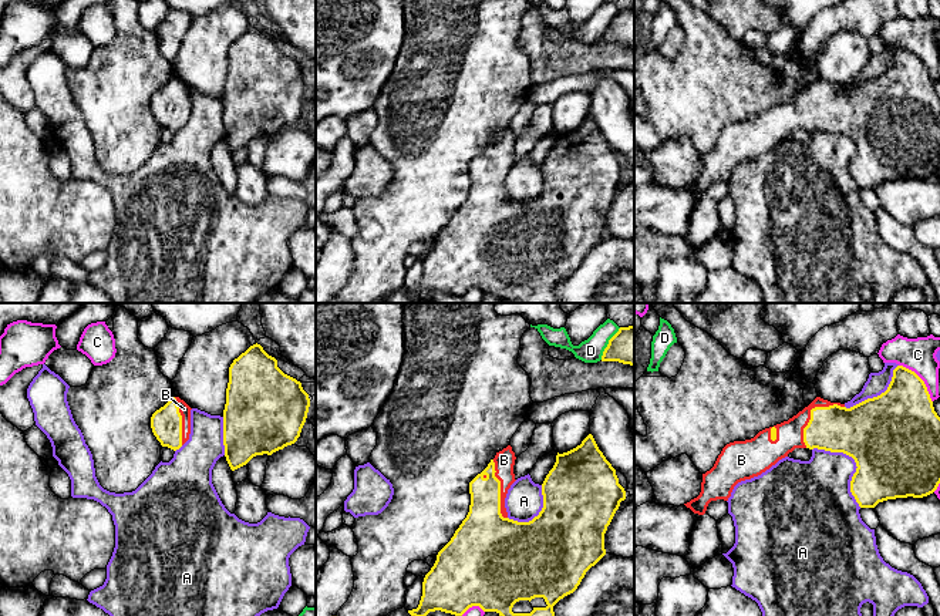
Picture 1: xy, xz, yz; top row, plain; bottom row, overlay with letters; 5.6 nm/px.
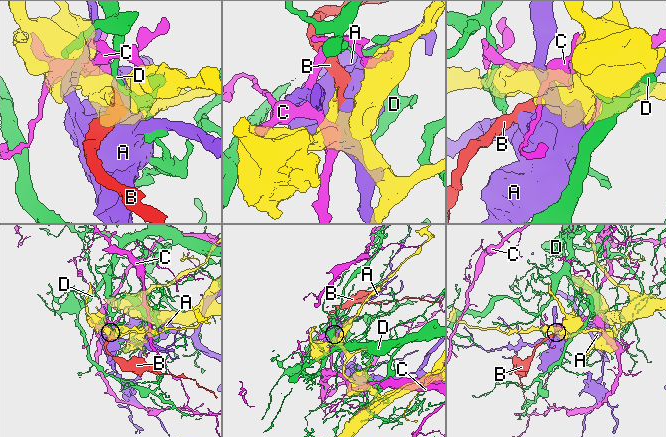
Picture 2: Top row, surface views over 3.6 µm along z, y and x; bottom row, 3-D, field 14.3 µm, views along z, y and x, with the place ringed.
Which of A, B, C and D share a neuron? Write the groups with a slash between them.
A / B / C / D

